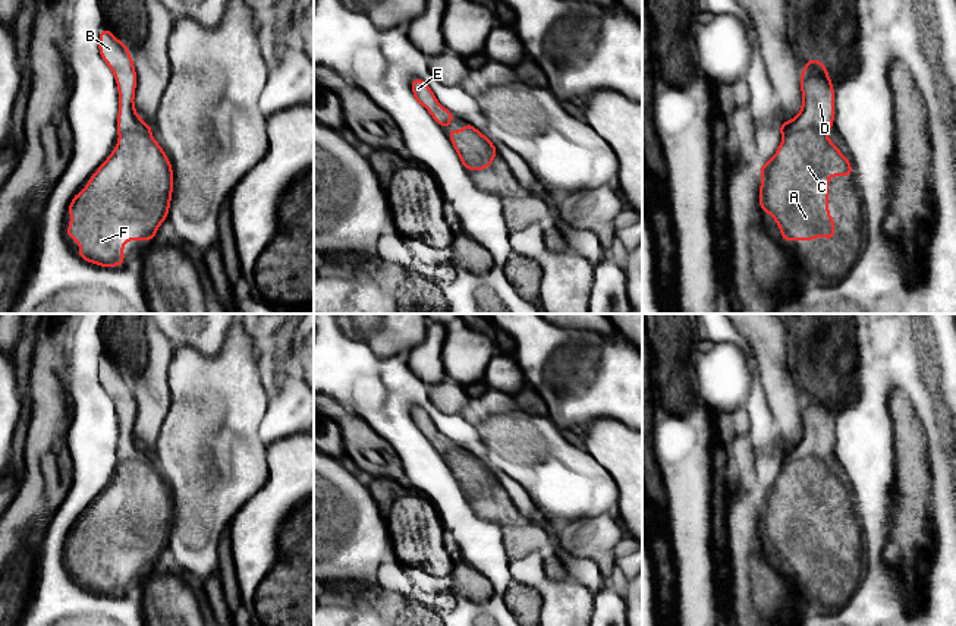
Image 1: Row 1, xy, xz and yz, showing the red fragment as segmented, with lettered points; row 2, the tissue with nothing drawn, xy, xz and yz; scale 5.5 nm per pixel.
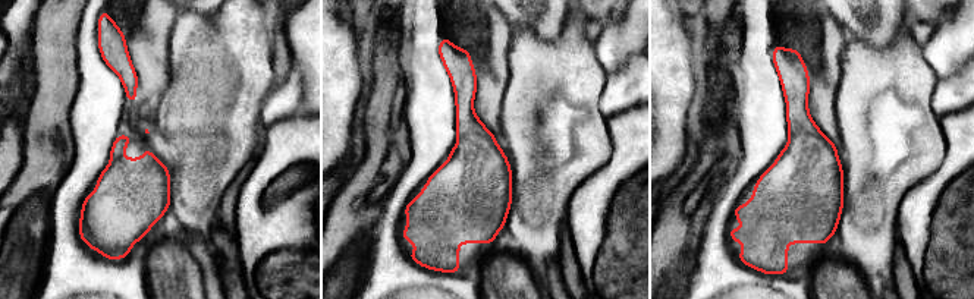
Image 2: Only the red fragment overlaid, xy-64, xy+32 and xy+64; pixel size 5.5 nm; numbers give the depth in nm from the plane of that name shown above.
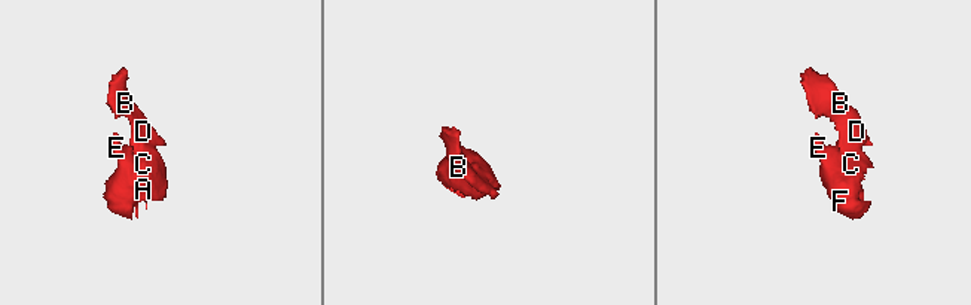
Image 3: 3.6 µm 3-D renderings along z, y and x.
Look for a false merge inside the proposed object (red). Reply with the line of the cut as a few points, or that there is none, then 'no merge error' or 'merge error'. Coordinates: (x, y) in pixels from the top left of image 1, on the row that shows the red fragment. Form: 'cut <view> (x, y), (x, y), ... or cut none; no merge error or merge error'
cut none; no merge error

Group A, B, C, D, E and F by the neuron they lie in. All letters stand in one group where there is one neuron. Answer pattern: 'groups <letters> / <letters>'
groups A B C D E F

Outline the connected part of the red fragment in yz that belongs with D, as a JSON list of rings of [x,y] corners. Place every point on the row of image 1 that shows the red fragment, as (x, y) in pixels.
[[[806,60],[801,75],[802,110],[790,122],[780,125],[783,141],[774,157],[761,166],[760,207],[773,216],[780,227],[783,242],[786,240],[815,240],[824,235],[827,240],[834,239],[834,218],[828,216],[828,177],[853,176],[850,163],[837,147],[826,136],[833,128],[834,117],[834,89],[821,60]]]

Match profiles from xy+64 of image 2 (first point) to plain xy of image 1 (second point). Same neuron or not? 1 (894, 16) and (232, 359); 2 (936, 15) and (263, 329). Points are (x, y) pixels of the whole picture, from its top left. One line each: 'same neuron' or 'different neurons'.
1: different neurons
2: same neuron

